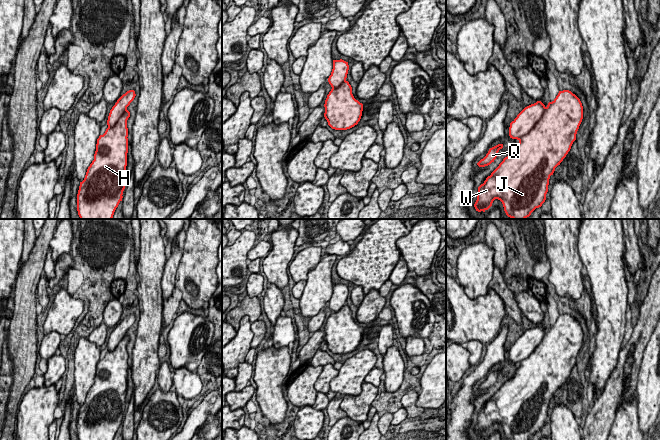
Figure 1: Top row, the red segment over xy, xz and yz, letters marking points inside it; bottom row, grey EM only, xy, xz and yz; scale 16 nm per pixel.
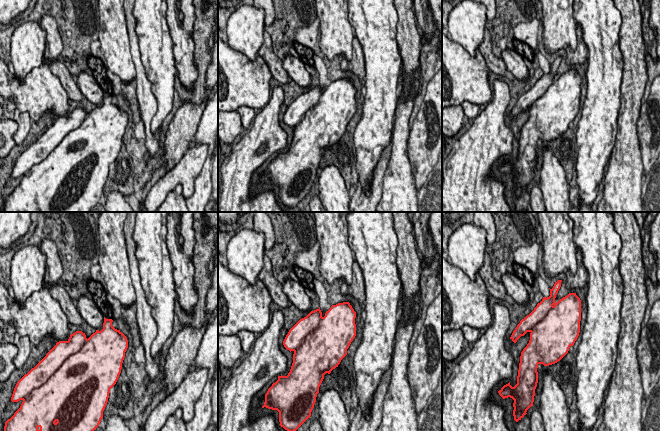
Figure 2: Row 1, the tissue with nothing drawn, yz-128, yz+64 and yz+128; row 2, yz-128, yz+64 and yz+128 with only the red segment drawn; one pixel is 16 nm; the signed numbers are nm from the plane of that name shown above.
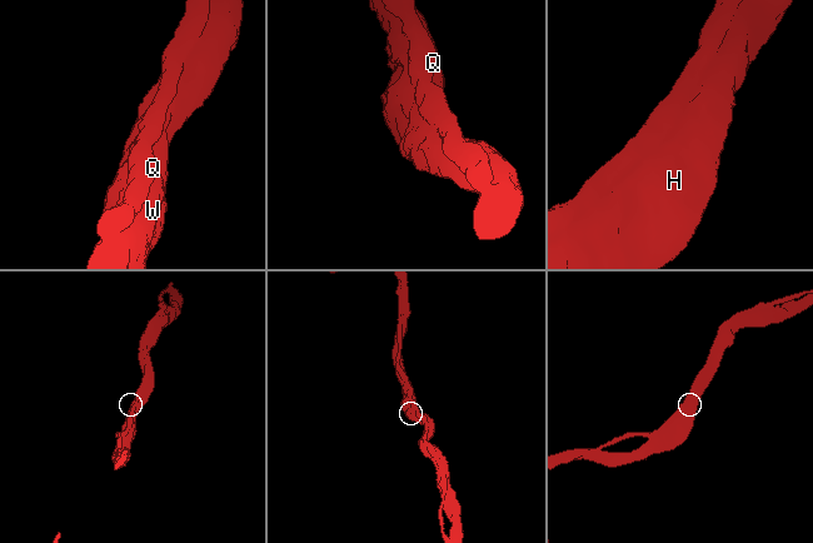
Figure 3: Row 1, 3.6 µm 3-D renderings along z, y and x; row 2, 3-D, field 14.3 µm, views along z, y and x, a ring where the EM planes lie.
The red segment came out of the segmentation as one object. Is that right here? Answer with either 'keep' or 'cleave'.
keep

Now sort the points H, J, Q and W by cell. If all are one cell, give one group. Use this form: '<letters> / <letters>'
H J Q W

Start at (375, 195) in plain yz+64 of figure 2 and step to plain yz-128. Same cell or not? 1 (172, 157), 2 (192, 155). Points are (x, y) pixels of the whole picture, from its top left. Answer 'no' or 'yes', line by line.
1: yes
2: no

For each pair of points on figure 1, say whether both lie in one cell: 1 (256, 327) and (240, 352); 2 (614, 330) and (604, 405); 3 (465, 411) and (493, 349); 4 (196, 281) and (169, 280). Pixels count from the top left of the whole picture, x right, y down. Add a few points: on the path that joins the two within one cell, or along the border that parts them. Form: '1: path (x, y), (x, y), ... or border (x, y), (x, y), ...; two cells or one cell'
1: border (250, 323), (250, 329), (253, 334), (251, 347); two cells
2: border (618, 357), (603, 392), (597, 398); two cells
3: path (465, 396), (469, 391), (469, 382), (486, 364); one cell
4: path (189, 278), (176, 278); one cell

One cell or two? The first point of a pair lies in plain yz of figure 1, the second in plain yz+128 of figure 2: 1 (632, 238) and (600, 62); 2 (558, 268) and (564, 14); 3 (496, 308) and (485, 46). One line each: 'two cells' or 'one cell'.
1: two cells
2: one cell
3: two cells

